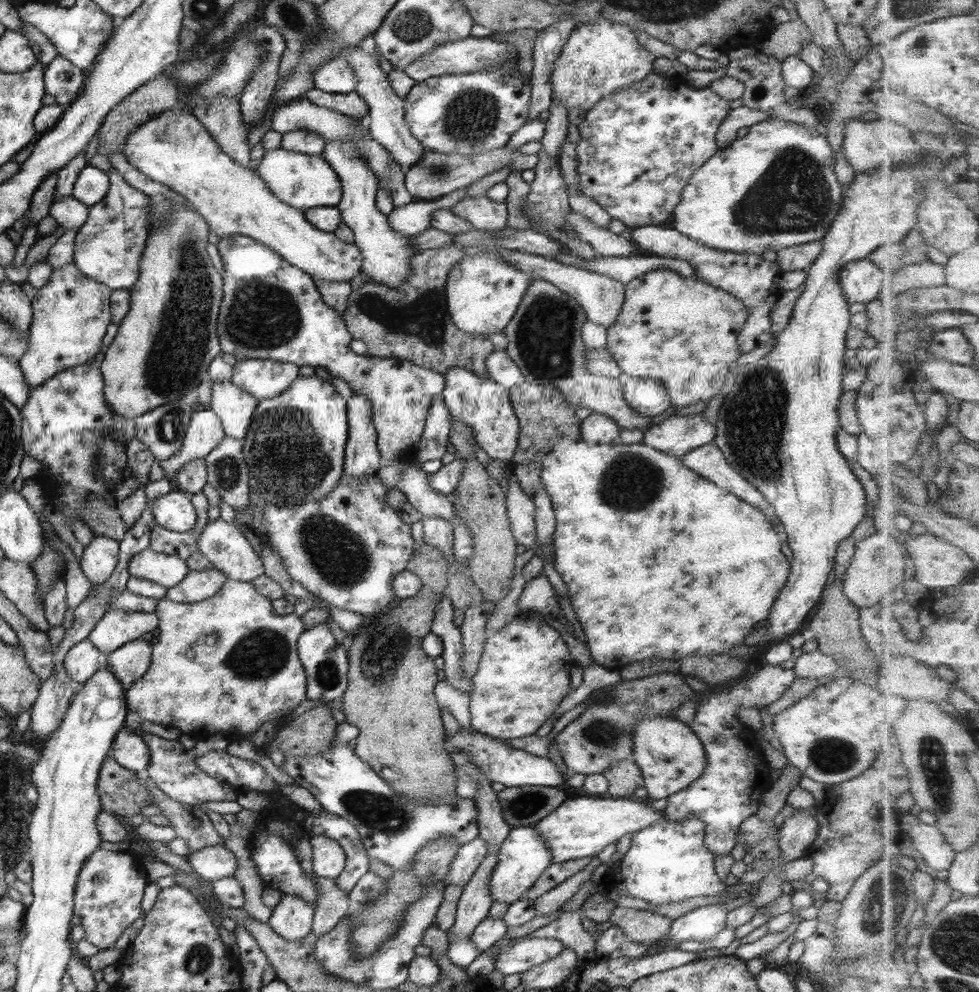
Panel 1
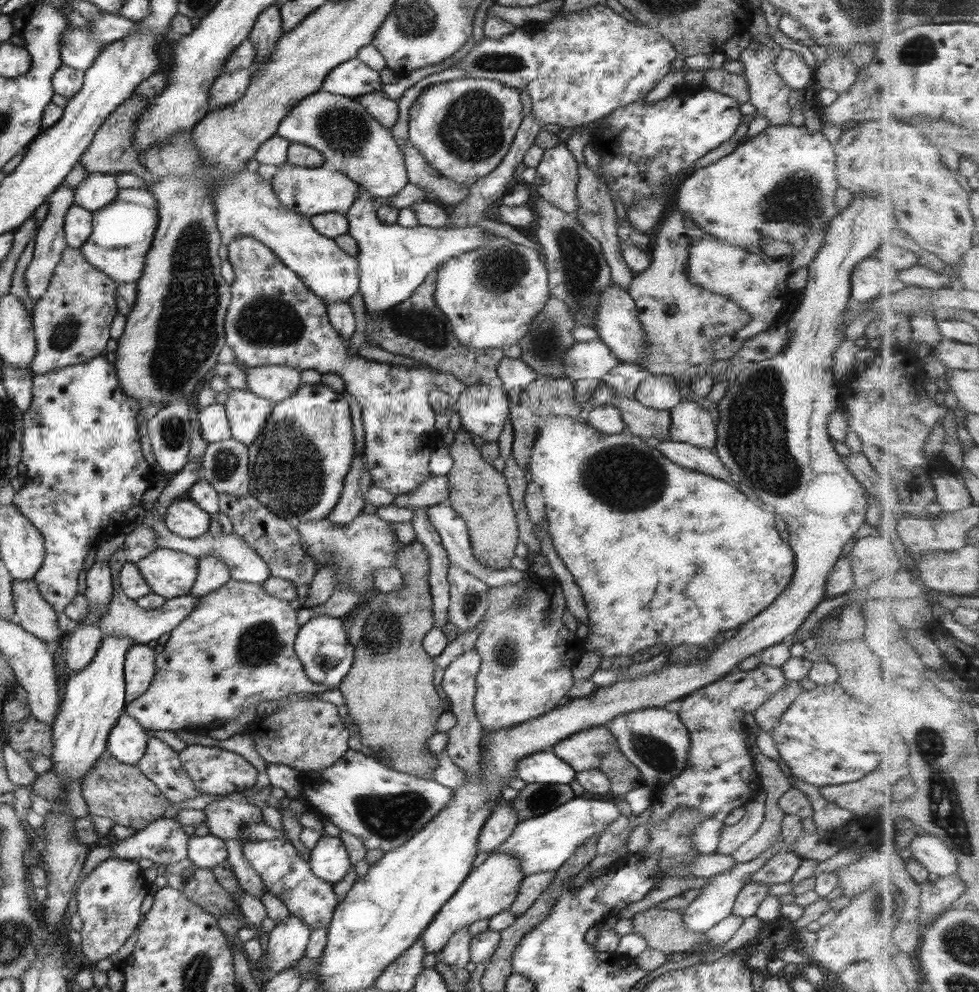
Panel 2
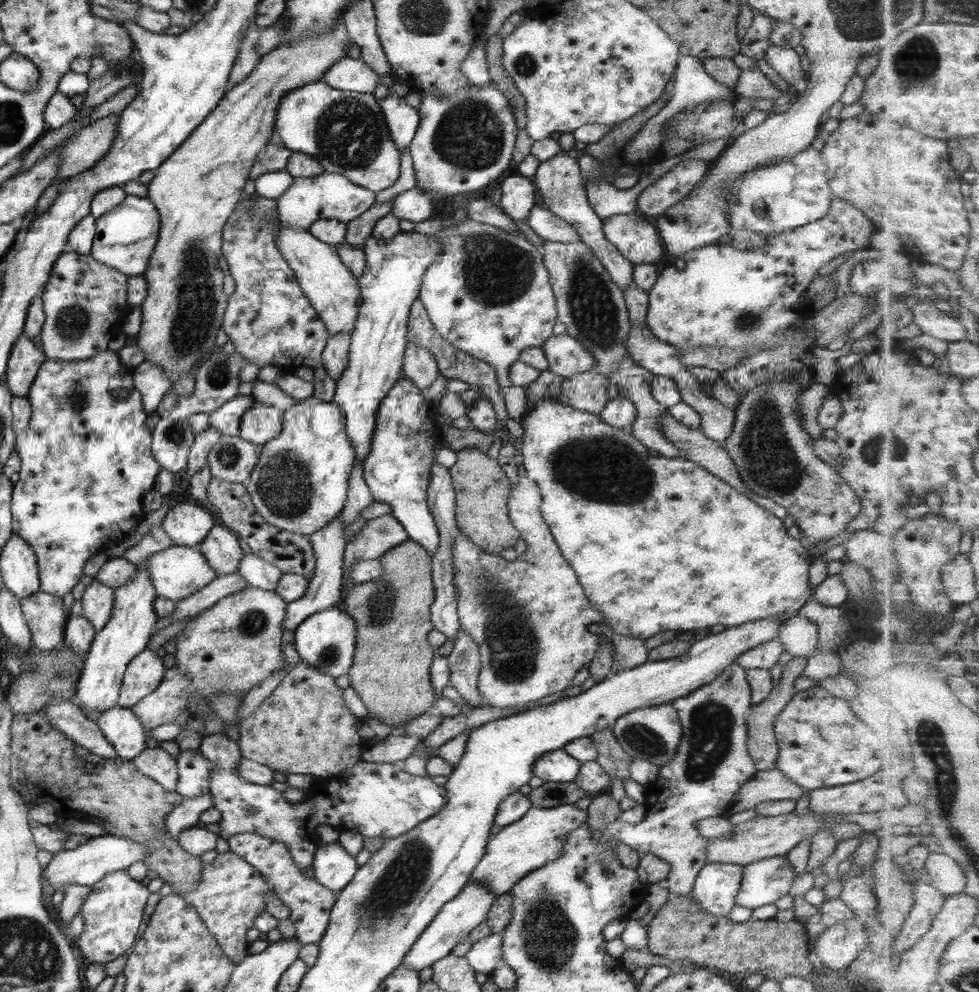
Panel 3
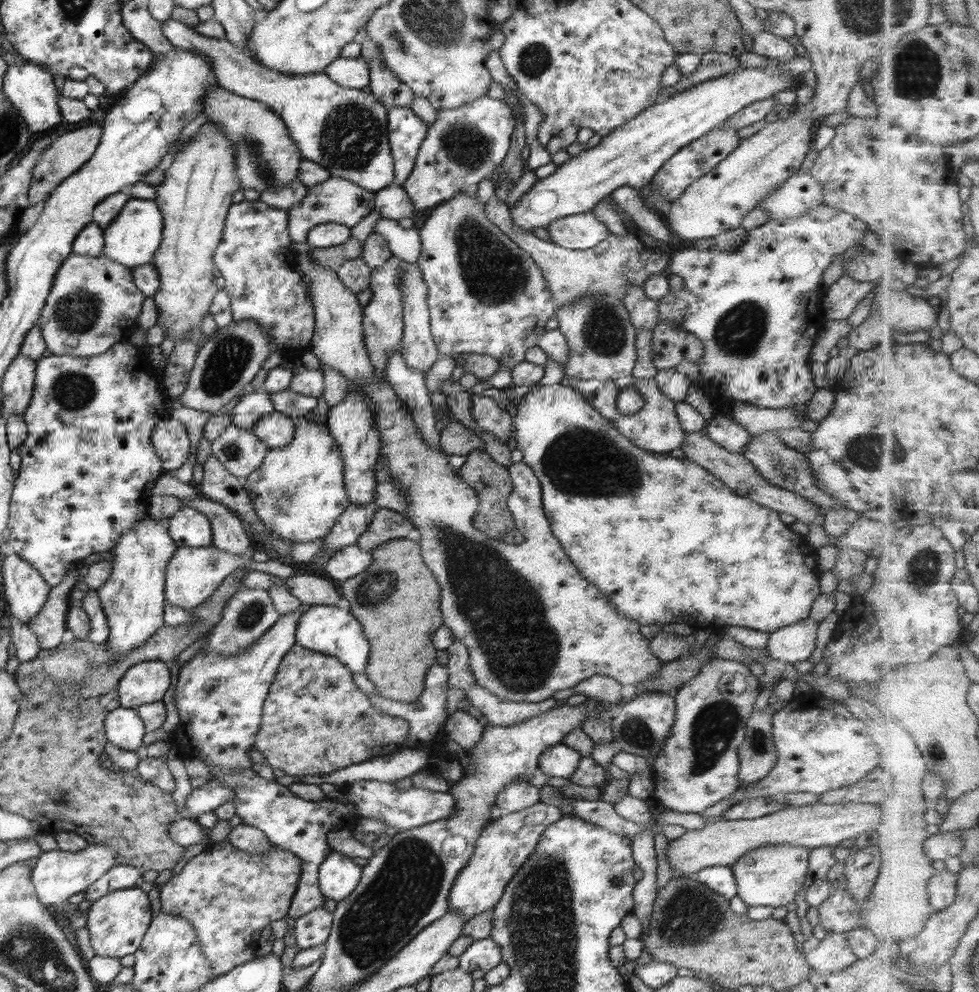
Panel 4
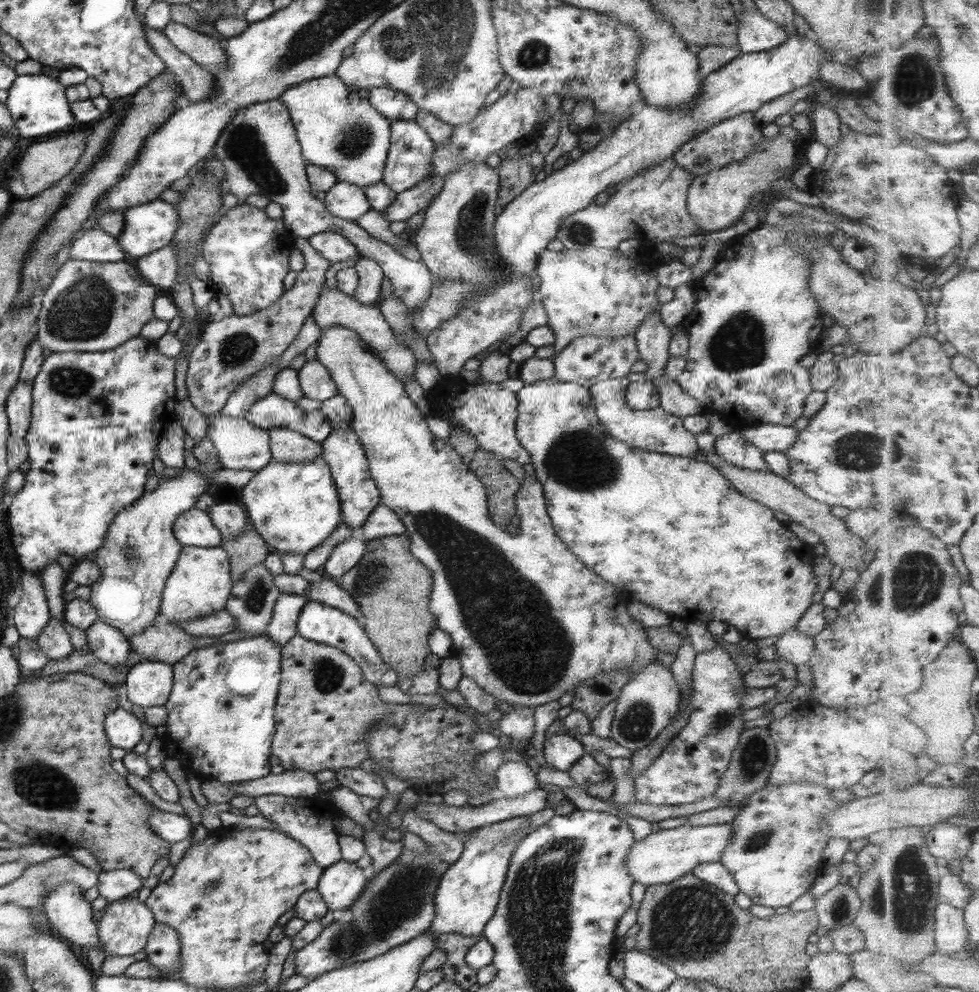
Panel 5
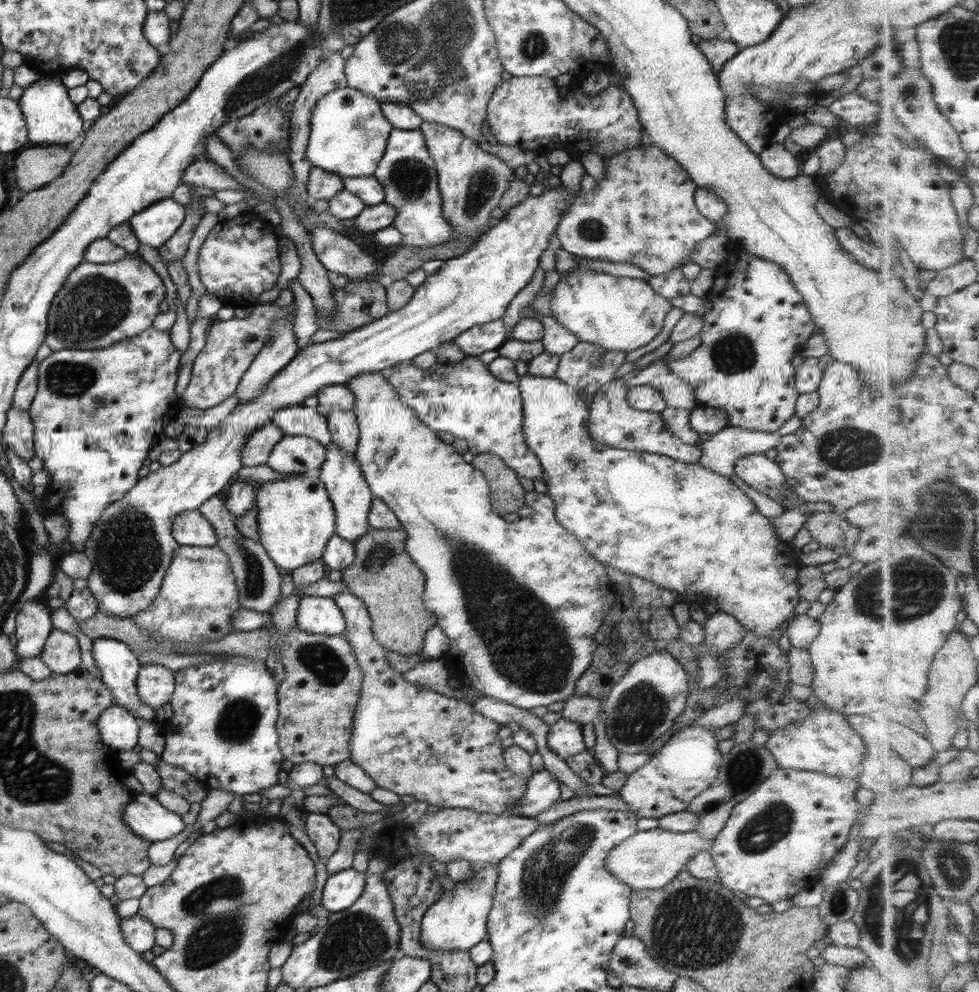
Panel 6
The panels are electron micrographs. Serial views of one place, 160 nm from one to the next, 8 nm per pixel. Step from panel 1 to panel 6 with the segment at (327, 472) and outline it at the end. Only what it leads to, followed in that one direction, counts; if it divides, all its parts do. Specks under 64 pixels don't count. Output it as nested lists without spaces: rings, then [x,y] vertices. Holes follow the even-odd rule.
[[[316,473],[285,475],[258,484],[254,492],[258,543],[279,568],[292,571],[321,558],[329,537],[334,536],[335,513],[325,485]]]

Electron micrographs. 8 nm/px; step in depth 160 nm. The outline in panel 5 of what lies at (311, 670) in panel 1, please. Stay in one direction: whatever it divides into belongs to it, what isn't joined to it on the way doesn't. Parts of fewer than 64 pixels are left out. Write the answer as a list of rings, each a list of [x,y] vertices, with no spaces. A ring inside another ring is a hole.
[[[307,600],[297,618],[296,634],[305,640],[332,646],[344,652],[361,669],[363,678],[367,682],[376,686],[396,684],[396,674],[381,660],[374,644],[365,634],[360,619],[349,616],[338,608]]]

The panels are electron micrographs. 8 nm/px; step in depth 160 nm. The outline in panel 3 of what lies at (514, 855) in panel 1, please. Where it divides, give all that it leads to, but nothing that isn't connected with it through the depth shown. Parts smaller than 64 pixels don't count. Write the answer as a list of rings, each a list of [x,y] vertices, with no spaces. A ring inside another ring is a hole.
[[[468,881],[455,898],[445,902],[437,911],[435,918],[425,927],[402,958],[401,965],[419,972],[422,968],[427,968],[440,958],[447,956],[461,939],[467,937],[476,926],[484,922],[495,899],[496,894],[492,893],[489,887],[483,886],[483,883]]]

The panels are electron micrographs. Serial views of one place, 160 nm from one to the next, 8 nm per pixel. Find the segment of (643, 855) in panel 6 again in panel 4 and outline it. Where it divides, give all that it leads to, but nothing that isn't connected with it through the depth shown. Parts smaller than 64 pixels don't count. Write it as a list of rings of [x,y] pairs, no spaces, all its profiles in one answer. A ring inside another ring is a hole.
[[[862,803],[791,806],[752,820],[721,820],[706,823],[701,829],[686,830],[681,837],[668,842],[666,856],[673,875],[693,877],[699,870],[711,866],[730,868],[744,854],[764,844],[791,844],[812,849],[837,847],[847,838],[857,838],[862,842],[871,838],[880,815],[877,805]]]

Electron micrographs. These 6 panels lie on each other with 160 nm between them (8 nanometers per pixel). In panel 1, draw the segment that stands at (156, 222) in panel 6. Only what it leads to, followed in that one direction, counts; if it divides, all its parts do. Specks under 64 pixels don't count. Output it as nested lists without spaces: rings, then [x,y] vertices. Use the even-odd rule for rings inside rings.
[[[111,167],[105,173],[109,181],[108,189],[97,204],[88,207],[87,218],[76,231],[72,262],[85,279],[101,283],[102,286],[107,286],[109,291],[129,291],[139,276],[138,264],[149,234],[146,210],[151,198],[125,183],[115,168]]]

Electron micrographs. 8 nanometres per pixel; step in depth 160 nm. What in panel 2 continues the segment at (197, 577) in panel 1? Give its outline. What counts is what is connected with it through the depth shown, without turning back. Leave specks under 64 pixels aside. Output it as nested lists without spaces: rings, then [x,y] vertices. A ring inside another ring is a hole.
[[[214,556],[198,558],[196,577],[188,590],[190,596],[205,596],[230,579],[229,569]]]

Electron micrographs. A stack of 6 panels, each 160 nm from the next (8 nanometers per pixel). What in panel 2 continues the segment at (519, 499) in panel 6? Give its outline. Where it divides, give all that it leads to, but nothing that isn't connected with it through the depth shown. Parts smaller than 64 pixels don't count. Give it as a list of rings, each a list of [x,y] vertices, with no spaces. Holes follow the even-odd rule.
[[[463,428],[454,434],[448,453],[452,458],[452,467],[446,474],[449,485],[446,502],[465,521],[474,560],[493,570],[509,567],[519,539],[505,479],[483,460],[479,450],[471,443],[469,433]]]

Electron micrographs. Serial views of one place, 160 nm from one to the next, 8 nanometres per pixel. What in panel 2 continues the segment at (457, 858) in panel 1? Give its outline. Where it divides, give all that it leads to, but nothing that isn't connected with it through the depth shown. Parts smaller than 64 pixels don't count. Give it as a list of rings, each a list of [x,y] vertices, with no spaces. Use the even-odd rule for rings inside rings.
[[[509,802],[501,805],[495,813],[489,814],[488,818],[481,825],[481,830],[476,838],[476,852],[480,856],[487,856],[494,852],[500,844],[514,831],[518,820],[515,813],[511,811]]]

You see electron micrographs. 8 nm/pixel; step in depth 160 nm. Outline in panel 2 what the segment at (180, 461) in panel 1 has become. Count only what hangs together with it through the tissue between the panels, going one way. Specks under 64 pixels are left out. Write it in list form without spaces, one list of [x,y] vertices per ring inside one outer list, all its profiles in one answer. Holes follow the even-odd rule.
[[[222,404],[198,407],[196,417],[199,434],[207,444],[230,438],[230,428]]]

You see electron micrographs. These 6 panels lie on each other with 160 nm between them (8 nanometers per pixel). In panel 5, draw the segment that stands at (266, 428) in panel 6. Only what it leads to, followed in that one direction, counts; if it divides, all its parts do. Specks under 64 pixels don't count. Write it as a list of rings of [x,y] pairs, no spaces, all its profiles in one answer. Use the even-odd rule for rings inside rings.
[[[218,414],[208,419],[206,438],[211,441],[221,468],[233,470],[261,470],[272,459],[266,430],[253,426],[244,417],[233,418]]]

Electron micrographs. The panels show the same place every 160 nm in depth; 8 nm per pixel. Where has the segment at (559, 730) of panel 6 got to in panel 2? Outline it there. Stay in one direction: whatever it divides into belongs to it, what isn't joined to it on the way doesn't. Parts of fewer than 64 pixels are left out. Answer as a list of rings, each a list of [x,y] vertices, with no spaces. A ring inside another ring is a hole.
[[[551,750],[533,752],[523,756],[515,764],[515,777],[525,785],[536,784],[567,784],[574,780],[575,771],[557,759]]]

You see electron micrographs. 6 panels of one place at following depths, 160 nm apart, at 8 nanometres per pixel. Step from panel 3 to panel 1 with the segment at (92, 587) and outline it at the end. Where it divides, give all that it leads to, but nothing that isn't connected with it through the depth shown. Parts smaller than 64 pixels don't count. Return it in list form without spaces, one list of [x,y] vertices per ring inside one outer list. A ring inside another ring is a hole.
[[[95,535],[83,547],[78,565],[91,584],[107,580],[118,561],[118,542],[107,536]]]

